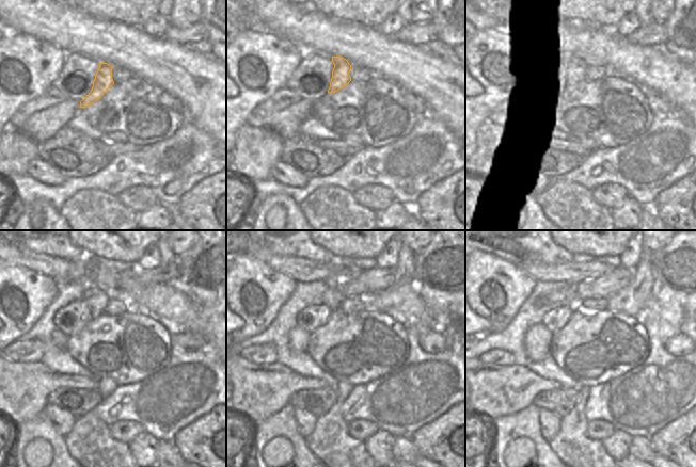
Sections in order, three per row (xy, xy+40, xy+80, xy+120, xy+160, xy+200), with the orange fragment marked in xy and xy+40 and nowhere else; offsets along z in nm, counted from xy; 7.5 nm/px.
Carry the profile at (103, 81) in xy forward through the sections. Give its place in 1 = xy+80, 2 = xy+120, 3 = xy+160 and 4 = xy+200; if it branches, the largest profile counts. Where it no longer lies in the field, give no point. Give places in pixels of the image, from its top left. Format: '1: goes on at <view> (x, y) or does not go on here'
1: goes on at xy+80 (578, 65)
2: goes on at xy+120 (97, 300)
3: goes on at xy+160 (318, 292)
4: goes on at xy+200 (546, 295)

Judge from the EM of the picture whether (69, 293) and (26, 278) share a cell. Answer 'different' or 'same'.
different

